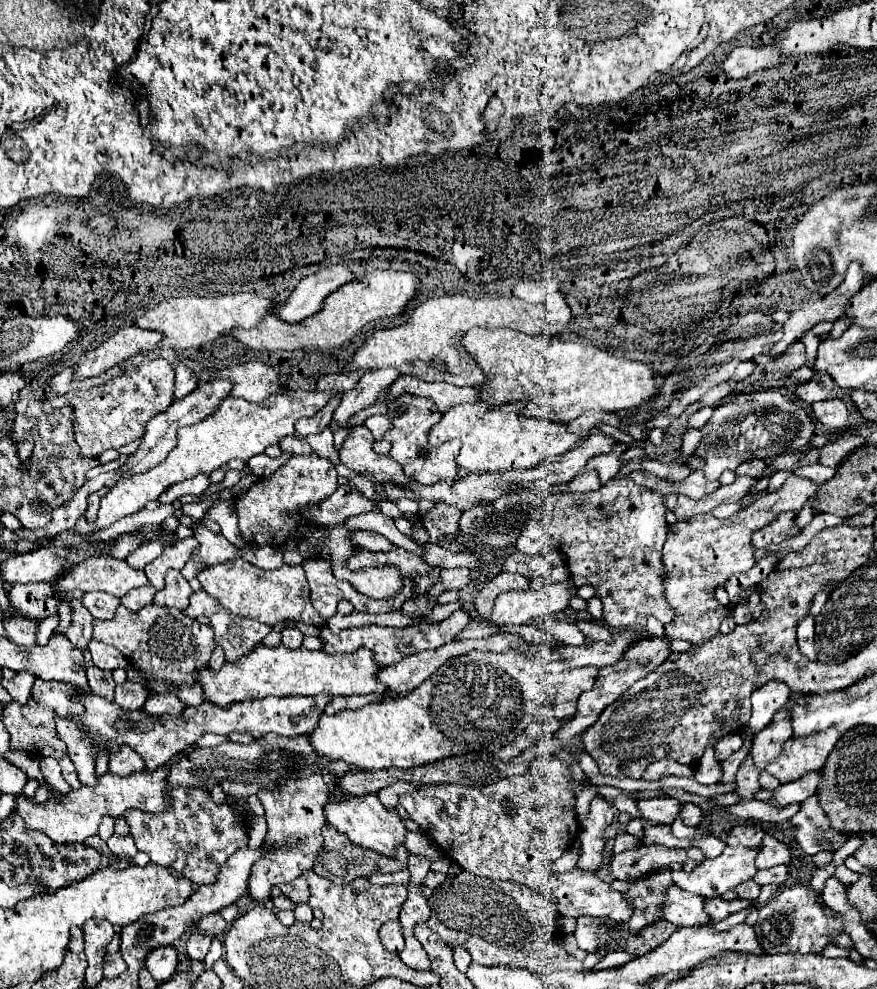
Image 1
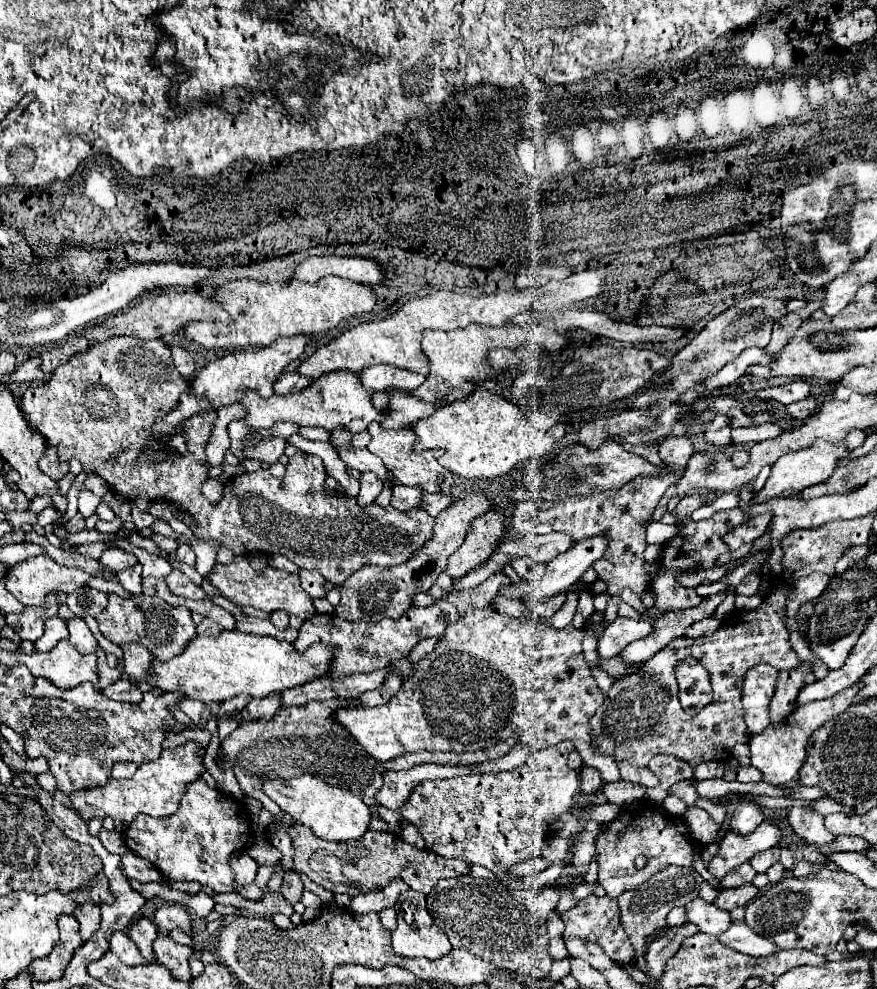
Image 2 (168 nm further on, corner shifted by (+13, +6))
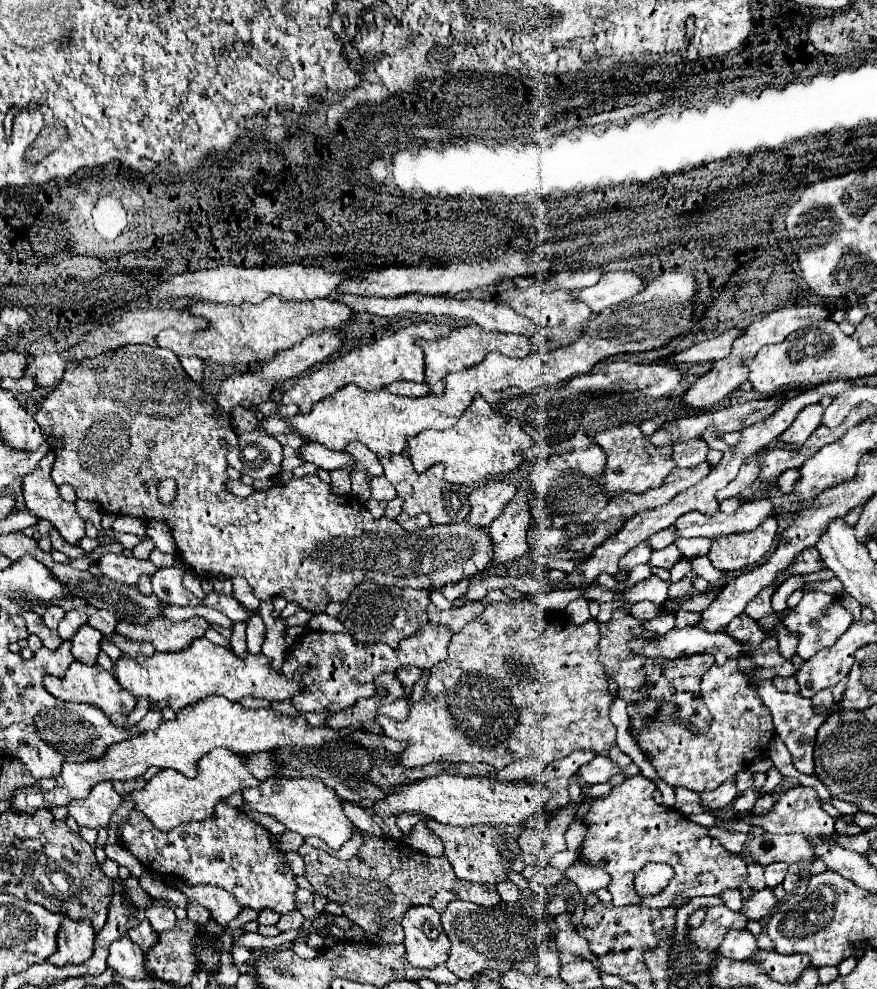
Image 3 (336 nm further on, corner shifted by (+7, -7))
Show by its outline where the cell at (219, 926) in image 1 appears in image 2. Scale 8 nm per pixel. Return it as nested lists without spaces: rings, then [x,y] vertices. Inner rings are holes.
[[[167,903],[167,905],[159,907],[153,917],[155,917],[155,923],[161,931],[183,929],[189,933],[193,929],[191,913],[183,905],[177,905],[177,903]]]

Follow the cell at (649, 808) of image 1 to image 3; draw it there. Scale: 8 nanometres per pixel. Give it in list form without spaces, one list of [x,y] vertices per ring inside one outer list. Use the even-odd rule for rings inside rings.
[[[731,778],[727,782],[723,782],[715,790],[705,790],[701,794],[701,806],[707,808],[707,810],[723,810],[723,808],[727,808],[733,802],[735,796],[737,796],[735,778]]]

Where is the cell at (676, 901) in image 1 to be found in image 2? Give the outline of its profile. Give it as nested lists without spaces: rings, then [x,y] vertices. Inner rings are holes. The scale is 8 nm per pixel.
[[[701,897],[693,899],[687,905],[687,919],[697,923],[703,933],[709,933],[715,937],[721,935],[721,931],[727,931],[729,923],[733,923],[733,919],[727,911],[721,911],[719,907],[705,903]]]

